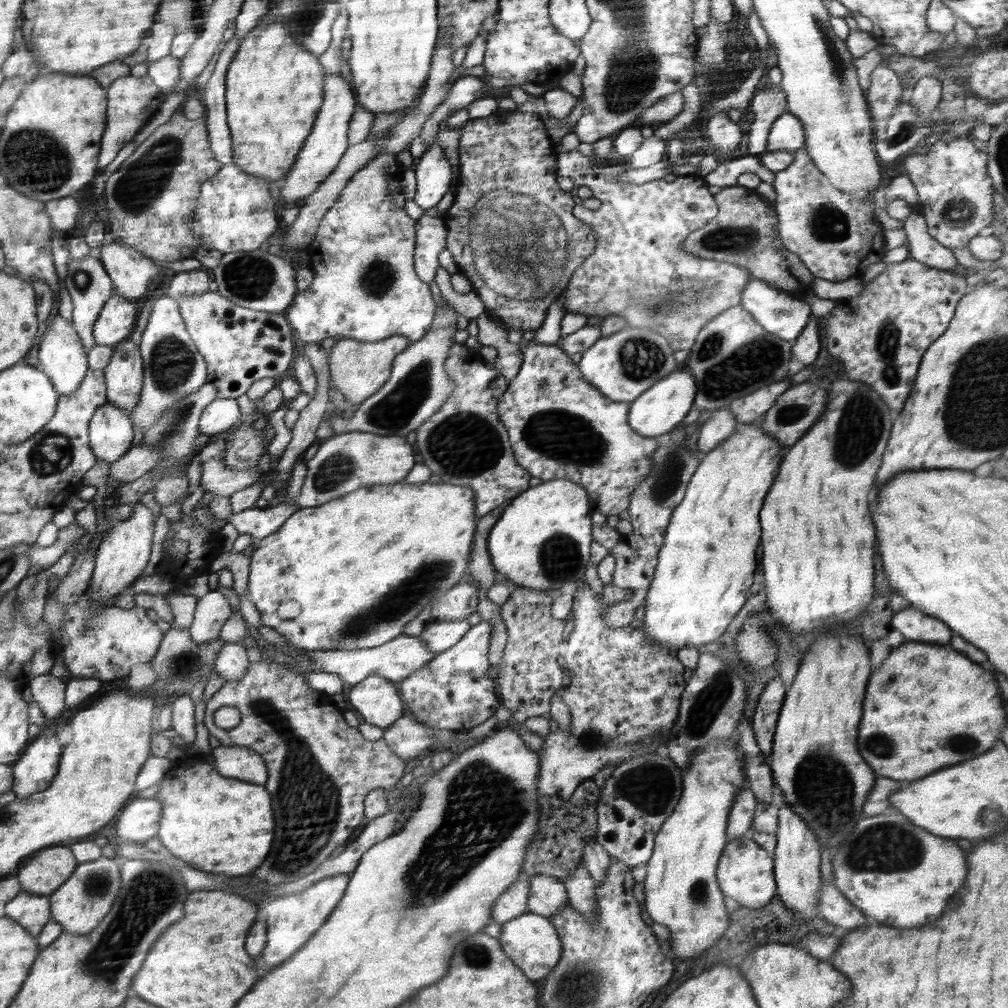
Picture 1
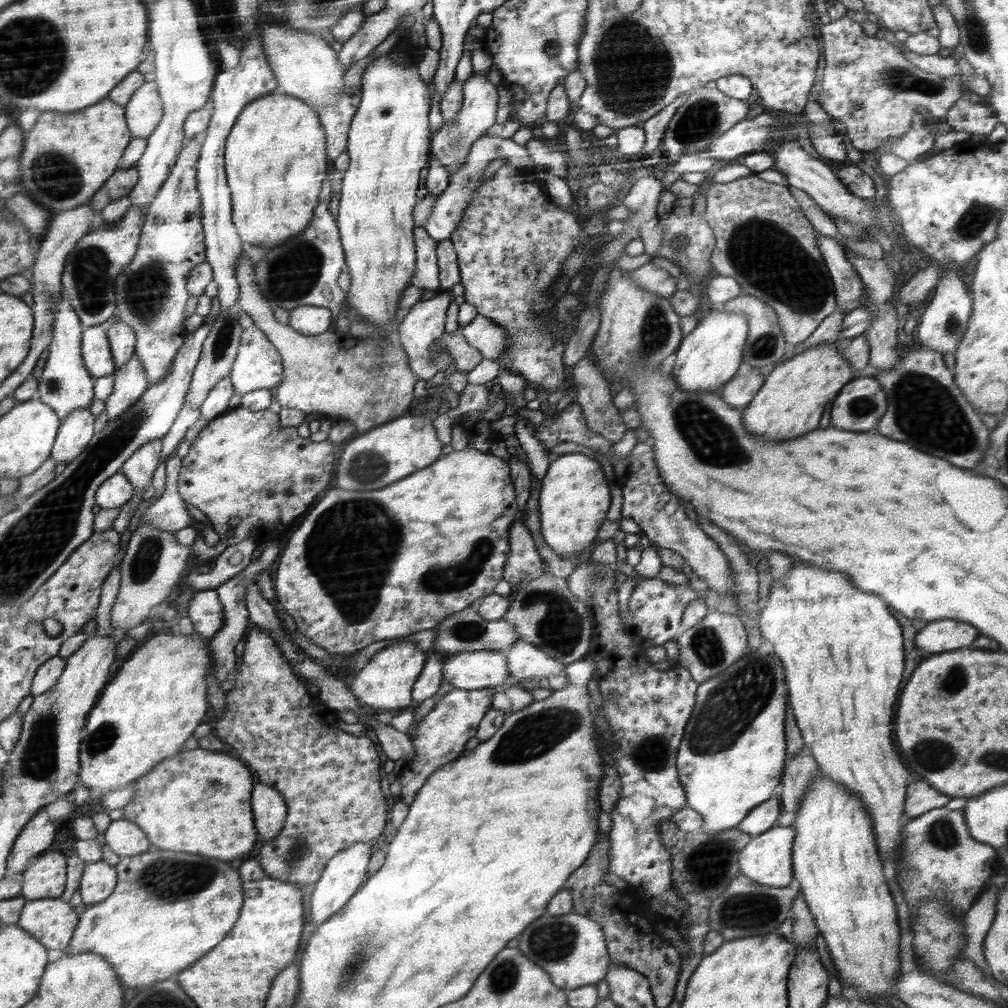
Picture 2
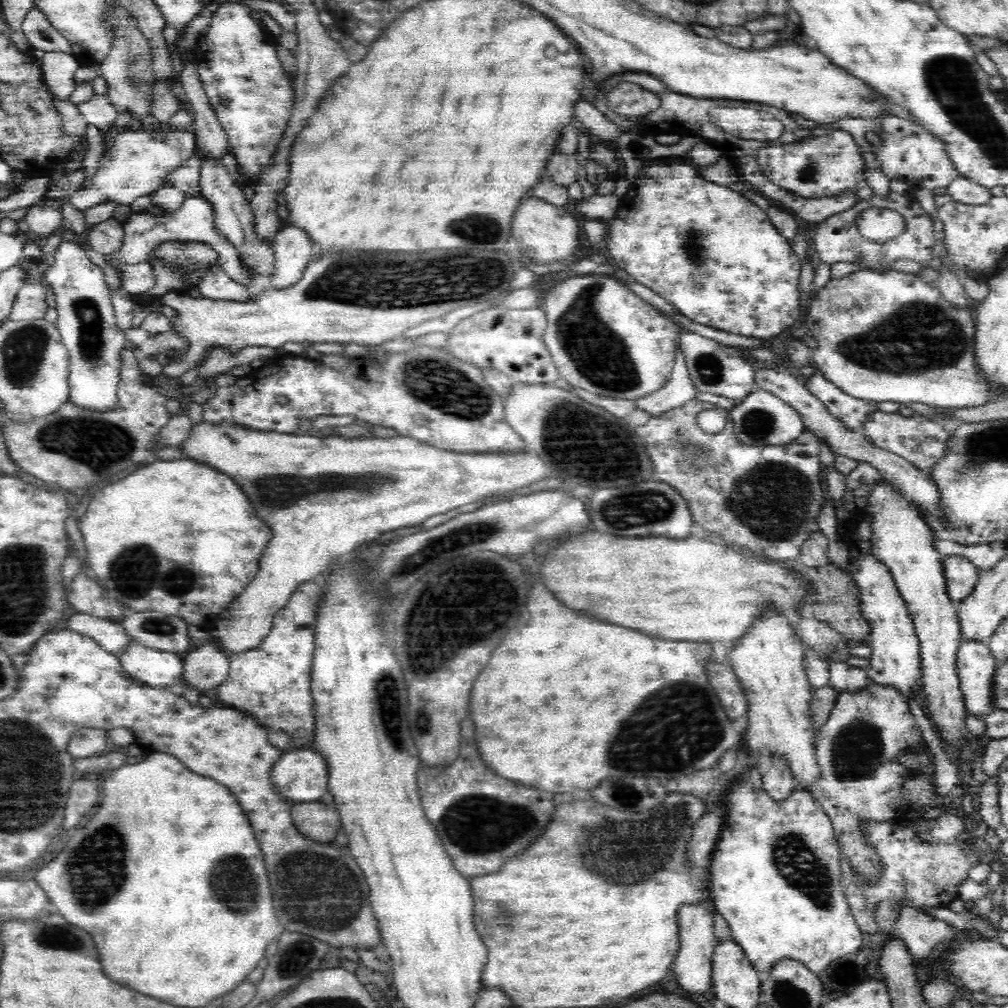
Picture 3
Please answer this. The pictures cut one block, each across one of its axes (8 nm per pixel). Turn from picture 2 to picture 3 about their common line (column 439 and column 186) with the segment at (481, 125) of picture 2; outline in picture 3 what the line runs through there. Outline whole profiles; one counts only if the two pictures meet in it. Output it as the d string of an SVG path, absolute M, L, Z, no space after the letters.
M143 122L139 129L132 130L131 125L126 126L125 132L119 133L111 148L103 152L98 168L92 178L86 178L83 188L69 194L72 206L84 212L102 204L104 200L116 204L130 205L140 196L153 193L164 186L165 176L178 170L179 166L189 159L196 148L196 136L191 128L182 132L164 130L161 135L153 135L149 131L149 123Z

